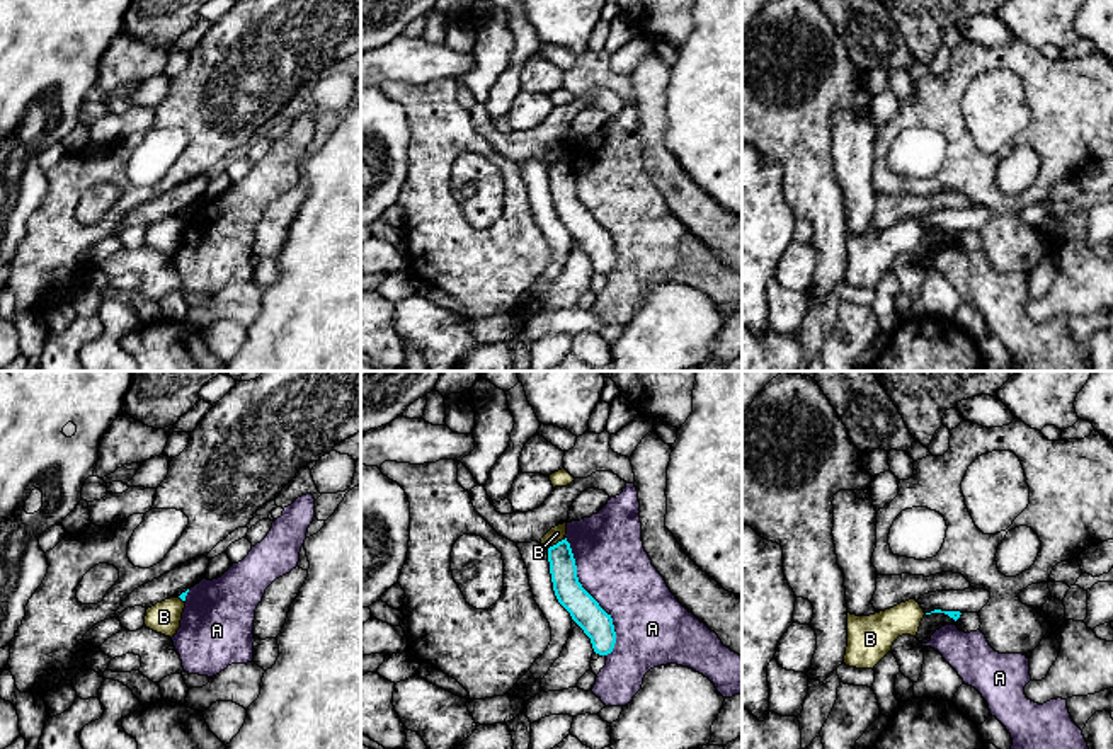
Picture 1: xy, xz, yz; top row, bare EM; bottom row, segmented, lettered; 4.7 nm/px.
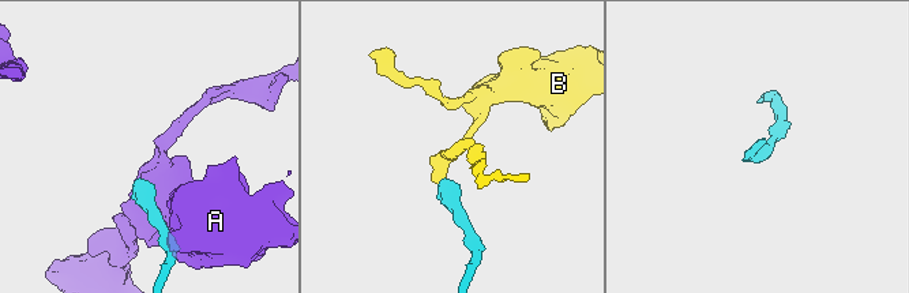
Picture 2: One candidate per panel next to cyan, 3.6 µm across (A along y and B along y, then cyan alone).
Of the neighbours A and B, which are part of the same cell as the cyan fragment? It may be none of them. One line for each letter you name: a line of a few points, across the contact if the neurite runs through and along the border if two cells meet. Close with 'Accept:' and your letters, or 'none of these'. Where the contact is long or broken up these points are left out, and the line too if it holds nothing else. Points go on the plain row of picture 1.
Accept: none of these

